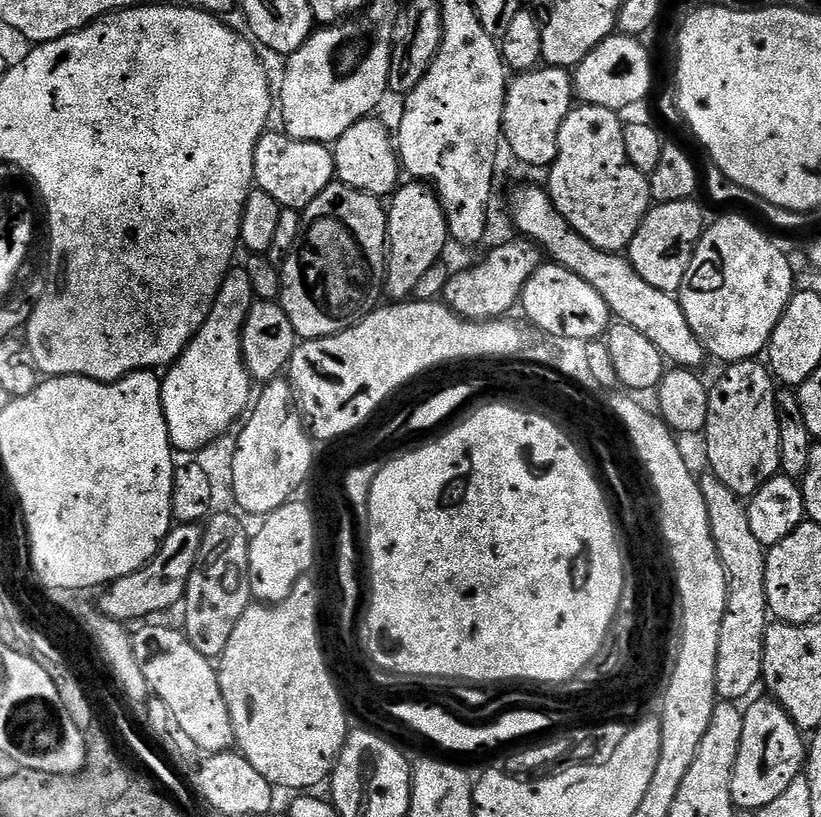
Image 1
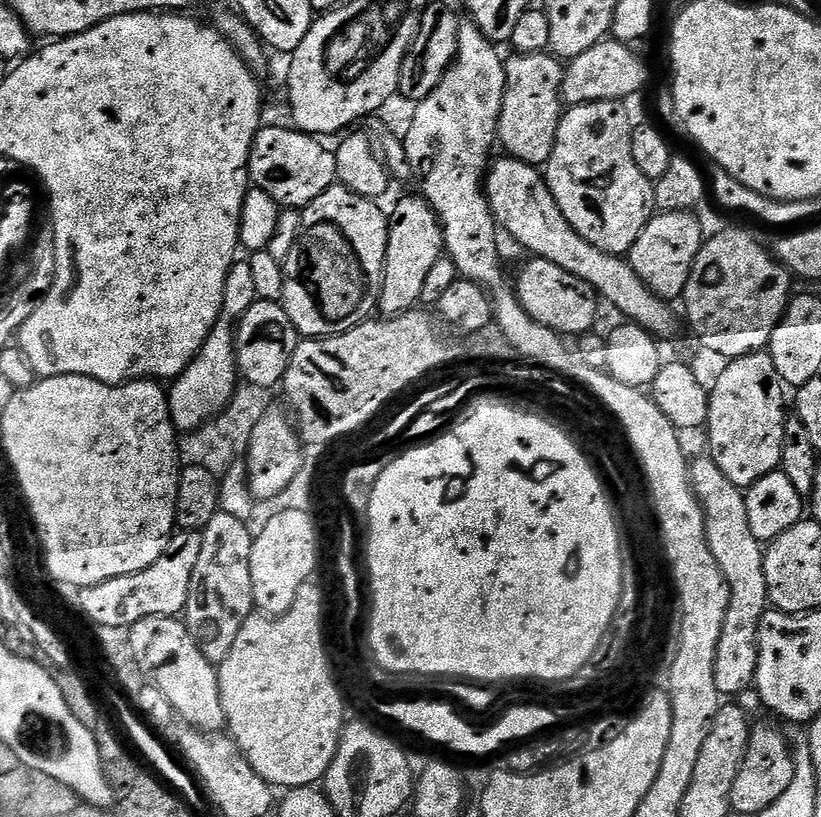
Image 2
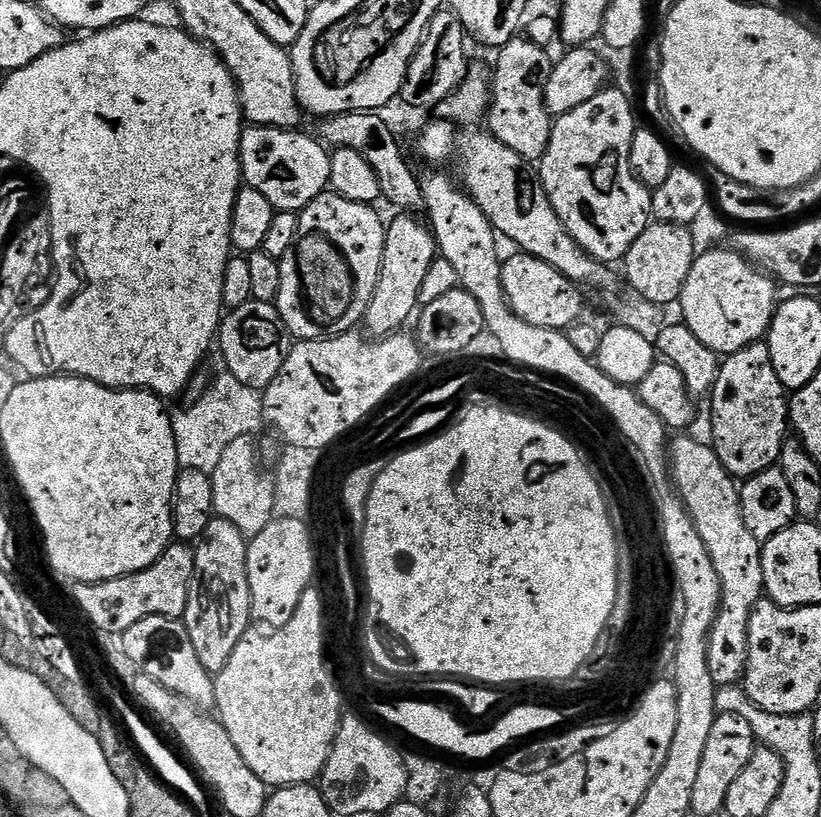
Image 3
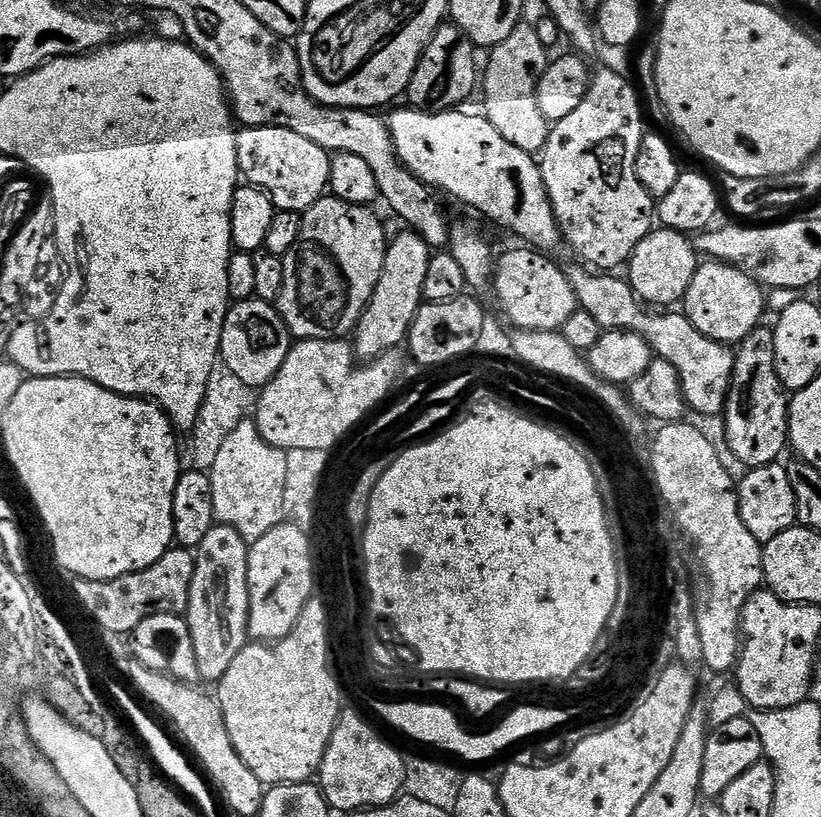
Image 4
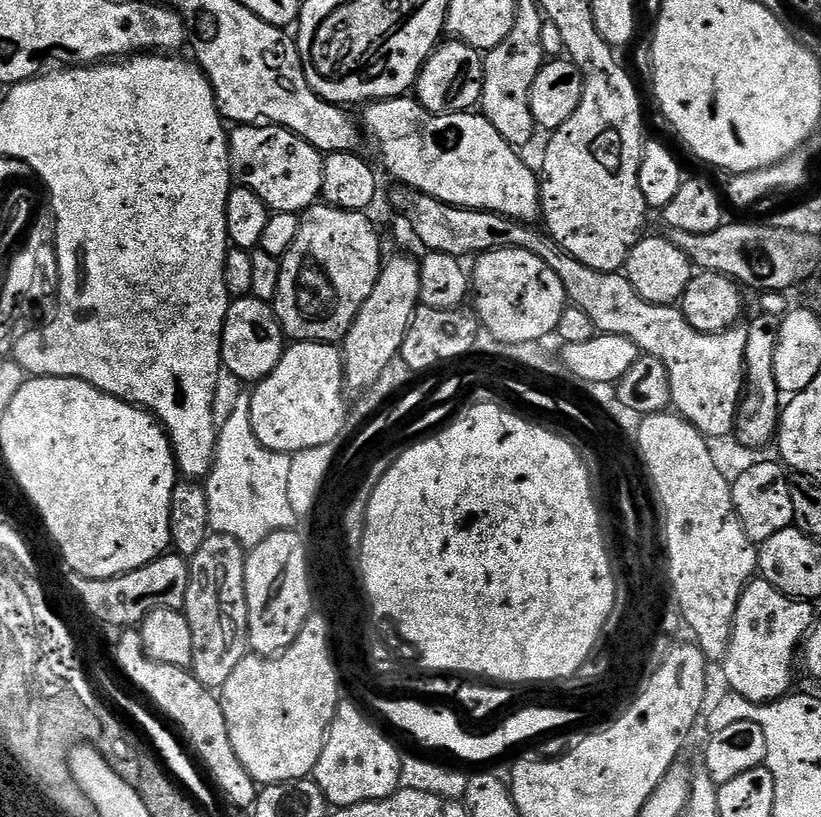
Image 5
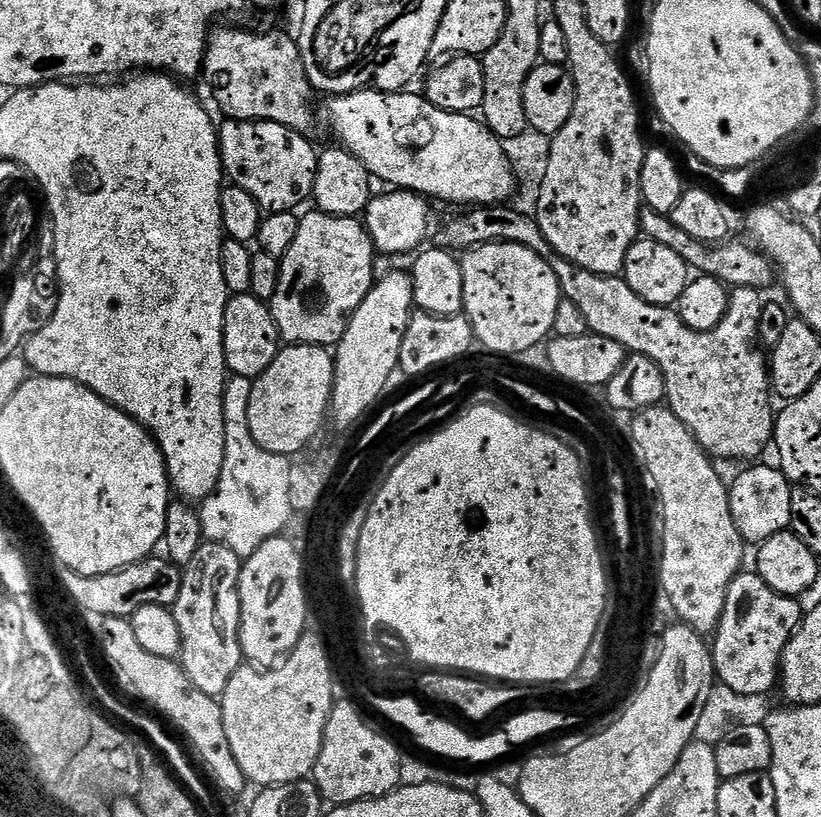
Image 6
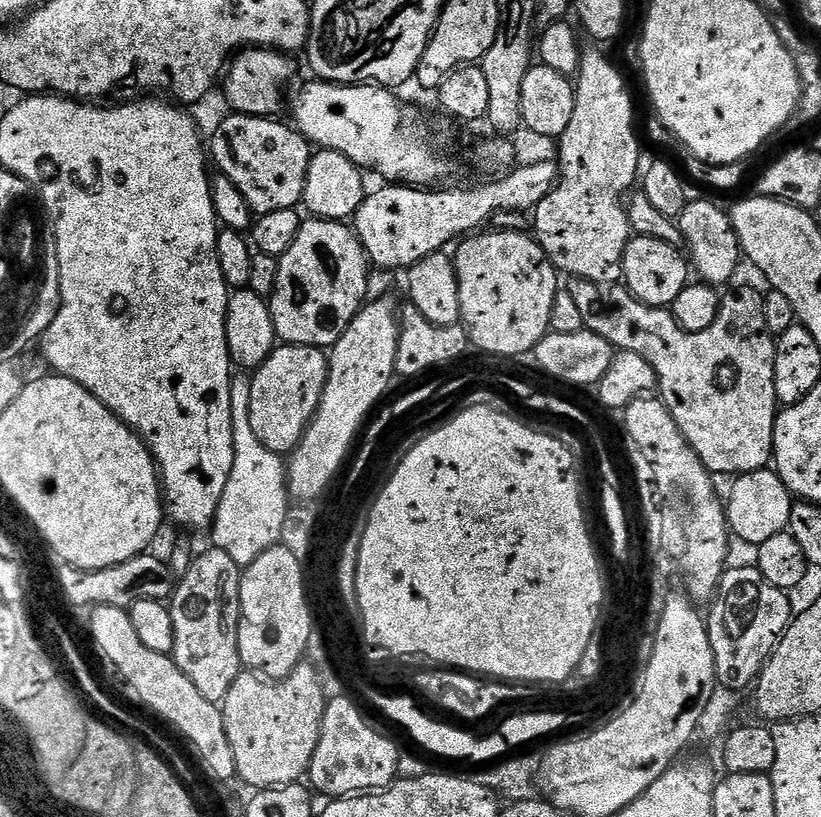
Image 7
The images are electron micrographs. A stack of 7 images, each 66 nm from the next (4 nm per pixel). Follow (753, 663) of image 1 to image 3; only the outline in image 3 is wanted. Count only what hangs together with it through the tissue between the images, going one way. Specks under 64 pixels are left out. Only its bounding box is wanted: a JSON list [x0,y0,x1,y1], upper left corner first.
[670,434,765,686]

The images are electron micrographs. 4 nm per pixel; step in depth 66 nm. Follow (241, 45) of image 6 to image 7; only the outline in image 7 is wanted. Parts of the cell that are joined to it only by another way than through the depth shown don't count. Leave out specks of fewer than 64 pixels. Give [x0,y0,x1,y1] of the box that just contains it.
[222,48,296,118]

